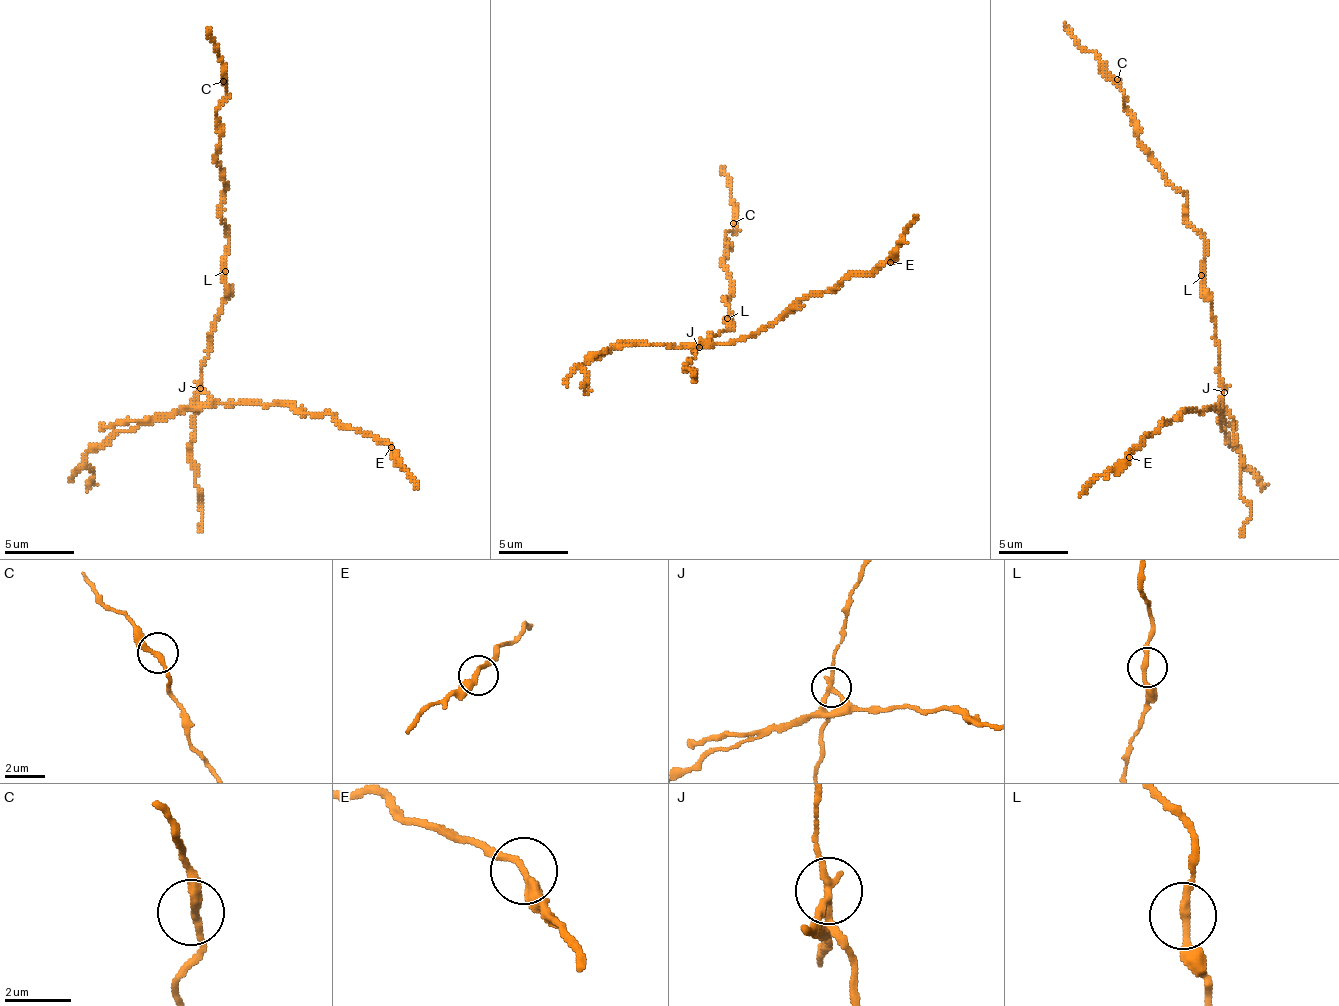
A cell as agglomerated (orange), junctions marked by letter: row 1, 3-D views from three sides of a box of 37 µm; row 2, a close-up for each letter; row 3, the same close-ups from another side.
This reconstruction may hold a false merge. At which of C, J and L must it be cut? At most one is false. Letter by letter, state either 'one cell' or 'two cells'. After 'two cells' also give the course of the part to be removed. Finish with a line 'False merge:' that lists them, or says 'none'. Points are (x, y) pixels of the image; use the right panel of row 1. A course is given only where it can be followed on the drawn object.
C: one cell
J: two cells; foreign part runs (1223, 393), (1219, 408), (1181, 413), (1163, 422), (1079, 497)
L: one cell
False merge: J

